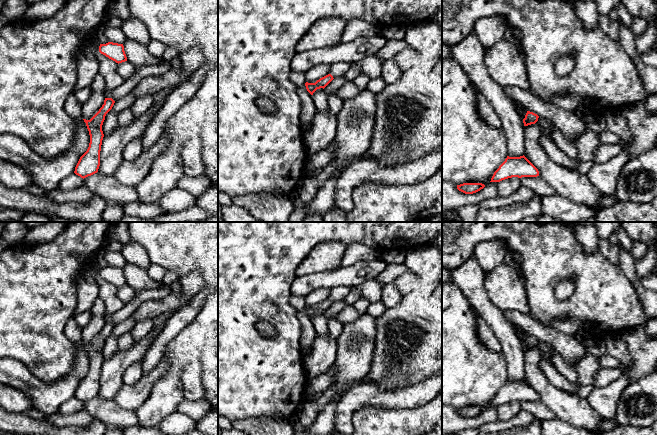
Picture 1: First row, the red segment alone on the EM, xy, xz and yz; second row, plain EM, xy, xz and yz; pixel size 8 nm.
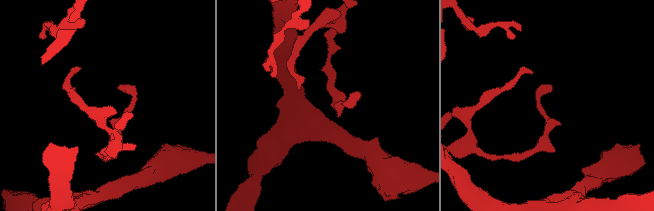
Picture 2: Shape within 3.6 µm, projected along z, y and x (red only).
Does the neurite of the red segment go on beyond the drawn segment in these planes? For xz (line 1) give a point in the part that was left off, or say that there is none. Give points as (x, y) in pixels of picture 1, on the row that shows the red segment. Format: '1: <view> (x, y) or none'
1: none

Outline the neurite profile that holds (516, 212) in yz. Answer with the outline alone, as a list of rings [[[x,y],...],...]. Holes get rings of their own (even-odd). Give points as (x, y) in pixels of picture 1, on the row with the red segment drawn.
[[[534,197],[525,203],[515,203],[504,208],[479,208],[475,222],[520,222],[522,219],[542,214],[542,197]]]

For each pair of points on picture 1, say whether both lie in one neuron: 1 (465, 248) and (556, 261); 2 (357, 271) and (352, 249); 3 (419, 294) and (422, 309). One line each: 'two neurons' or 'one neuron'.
1: one neuron
2: two neurons
3: one neuron

